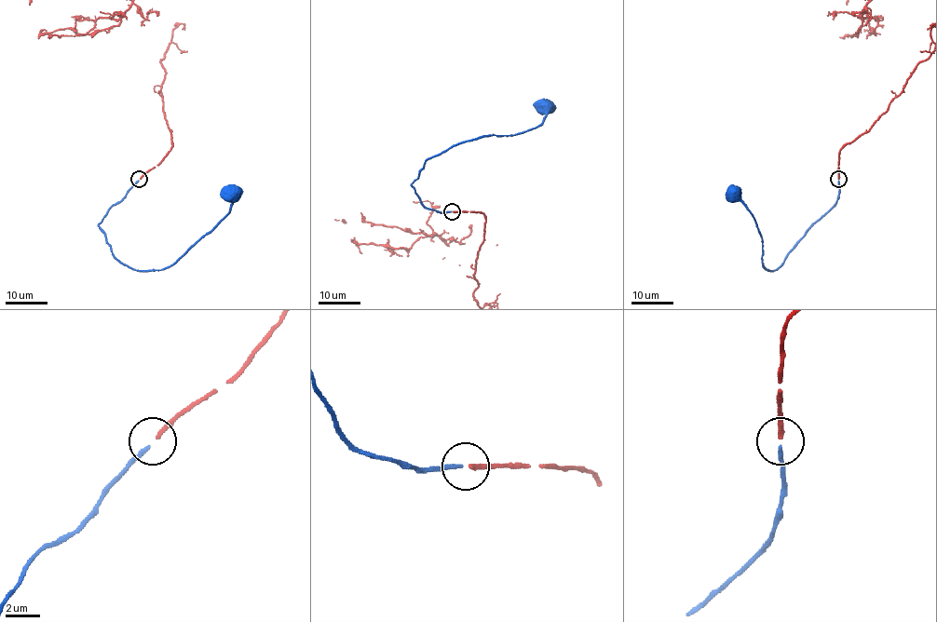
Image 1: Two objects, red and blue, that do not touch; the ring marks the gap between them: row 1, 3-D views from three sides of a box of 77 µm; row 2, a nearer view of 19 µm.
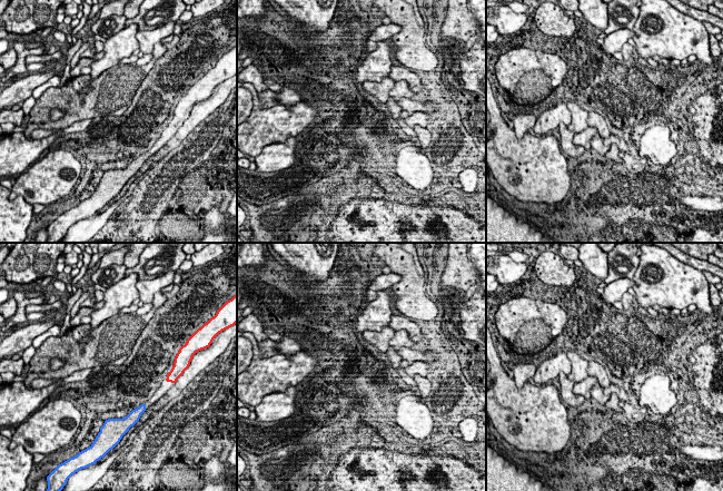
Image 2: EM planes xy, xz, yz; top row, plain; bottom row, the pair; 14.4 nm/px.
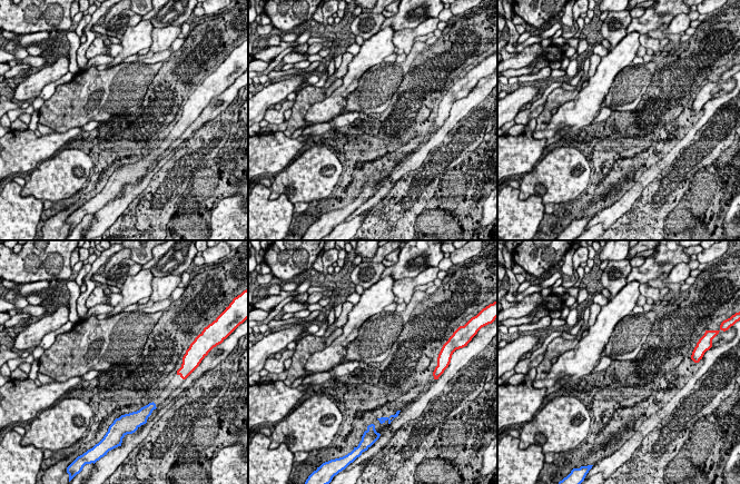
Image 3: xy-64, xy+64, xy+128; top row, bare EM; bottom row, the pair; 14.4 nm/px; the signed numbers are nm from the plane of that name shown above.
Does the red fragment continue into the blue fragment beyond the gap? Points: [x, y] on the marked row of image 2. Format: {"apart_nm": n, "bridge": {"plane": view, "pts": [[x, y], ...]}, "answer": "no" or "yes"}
{"apart_nm": 480, "bridge": {"plane": "xy", "pts": [[167, 381], [144, 404]]}, "answer": "yes"}

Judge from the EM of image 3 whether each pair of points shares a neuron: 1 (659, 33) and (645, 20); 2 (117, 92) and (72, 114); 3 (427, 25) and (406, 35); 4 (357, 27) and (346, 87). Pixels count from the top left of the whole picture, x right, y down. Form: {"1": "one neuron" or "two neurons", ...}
{"1": "two neurons", "2": "one neuron", "3": "one neuron", "4": "two neurons"}

